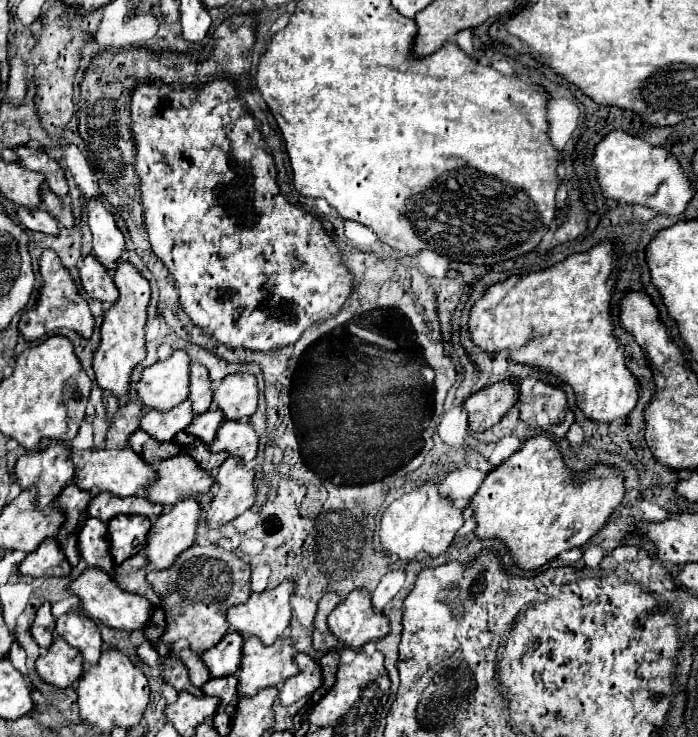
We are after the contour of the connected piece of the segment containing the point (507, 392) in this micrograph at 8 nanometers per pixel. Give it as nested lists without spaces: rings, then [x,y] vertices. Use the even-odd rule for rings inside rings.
[[[510,380],[490,384],[480,392],[472,394],[464,402],[464,408],[470,414],[470,430],[484,432],[494,424],[498,424],[502,416],[516,404],[518,396],[520,388]]]

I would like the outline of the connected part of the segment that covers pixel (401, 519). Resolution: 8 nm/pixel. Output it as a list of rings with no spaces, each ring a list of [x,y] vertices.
[[[426,482],[424,486],[412,490],[410,494],[404,494],[402,498],[394,500],[386,508],[382,522],[380,522],[378,536],[380,536],[384,550],[390,552],[390,556],[412,560],[424,554],[438,556],[440,552],[444,552],[450,546],[450,542],[454,540],[462,524],[464,524],[462,508],[454,506],[450,498],[442,496],[436,482]]]

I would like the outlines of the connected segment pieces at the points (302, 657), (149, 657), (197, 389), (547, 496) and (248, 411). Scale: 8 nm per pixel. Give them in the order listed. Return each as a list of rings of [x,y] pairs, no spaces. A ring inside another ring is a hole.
[[[298,652],[296,662],[300,666],[300,674],[288,678],[280,688],[280,702],[284,706],[290,706],[298,702],[304,696],[312,696],[322,686],[322,668],[316,660],[312,660],[308,654]]]
[[[144,642],[142,646],[138,646],[138,656],[146,664],[158,664],[160,662],[160,654],[154,650],[154,646],[150,642]]]
[[[192,364],[192,378],[190,378],[190,396],[194,414],[208,412],[212,404],[212,388],[210,388],[210,376],[208,368],[200,364]]]
[[[532,436],[524,442],[524,446],[504,460],[496,470],[492,470],[482,482],[478,494],[470,500],[474,508],[474,516],[478,522],[476,536],[478,538],[500,538],[508,544],[514,562],[524,570],[538,570],[550,560],[554,560],[560,552],[584,546],[610,518],[610,514],[624,500],[624,472],[606,464],[594,464],[588,472],[574,474],[564,462],[560,446],[546,436]]]
[[[248,372],[226,376],[222,380],[222,384],[214,390],[214,402],[226,414],[226,420],[250,420],[250,416],[256,412],[256,406],[258,406],[258,380],[256,380],[256,376],[248,374]]]

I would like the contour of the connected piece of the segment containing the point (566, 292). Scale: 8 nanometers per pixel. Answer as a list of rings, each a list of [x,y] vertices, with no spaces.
[[[600,242],[588,252],[572,254],[548,270],[512,276],[506,282],[492,284],[470,312],[470,336],[474,344],[484,348],[488,354],[506,350],[514,362],[538,366],[554,376],[560,376],[572,388],[582,388],[578,390],[578,406],[590,420],[614,422],[628,416],[638,402],[638,382],[614,336],[614,322],[610,314],[610,302],[620,272],[618,260],[620,256],[616,244]]]

